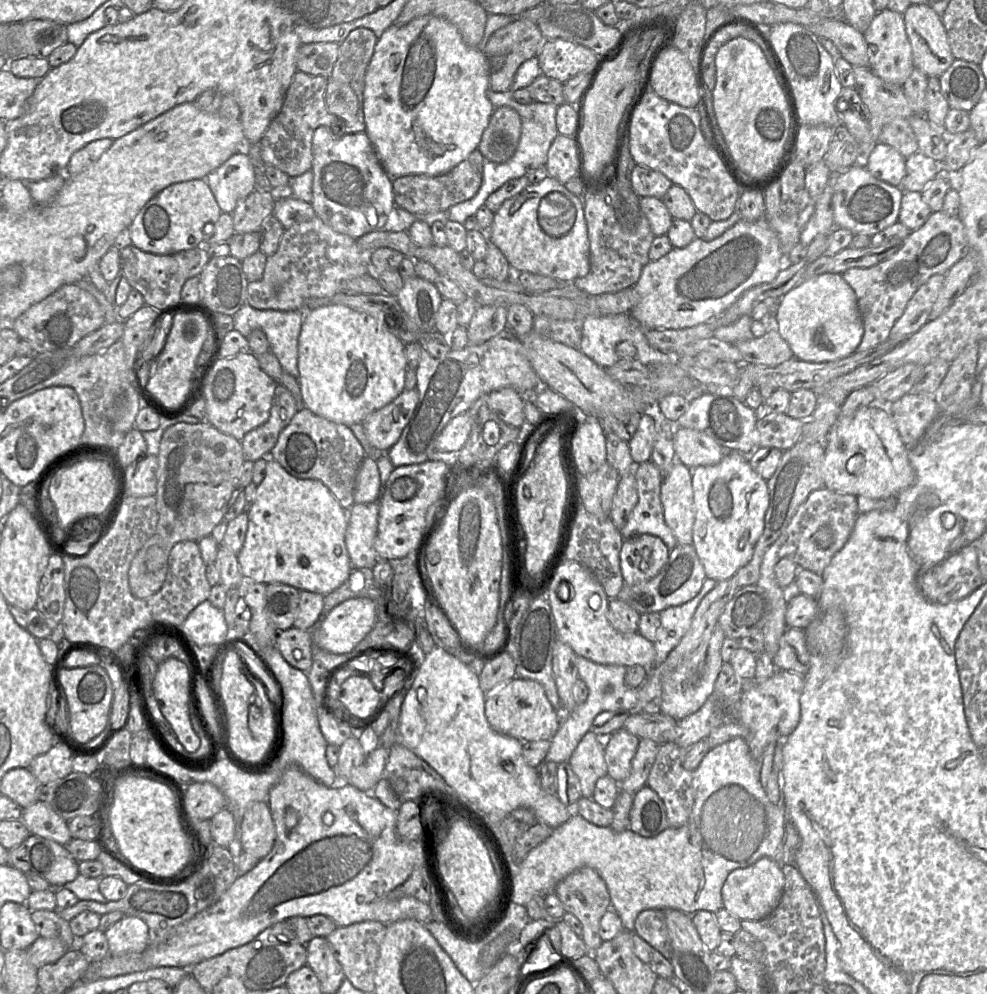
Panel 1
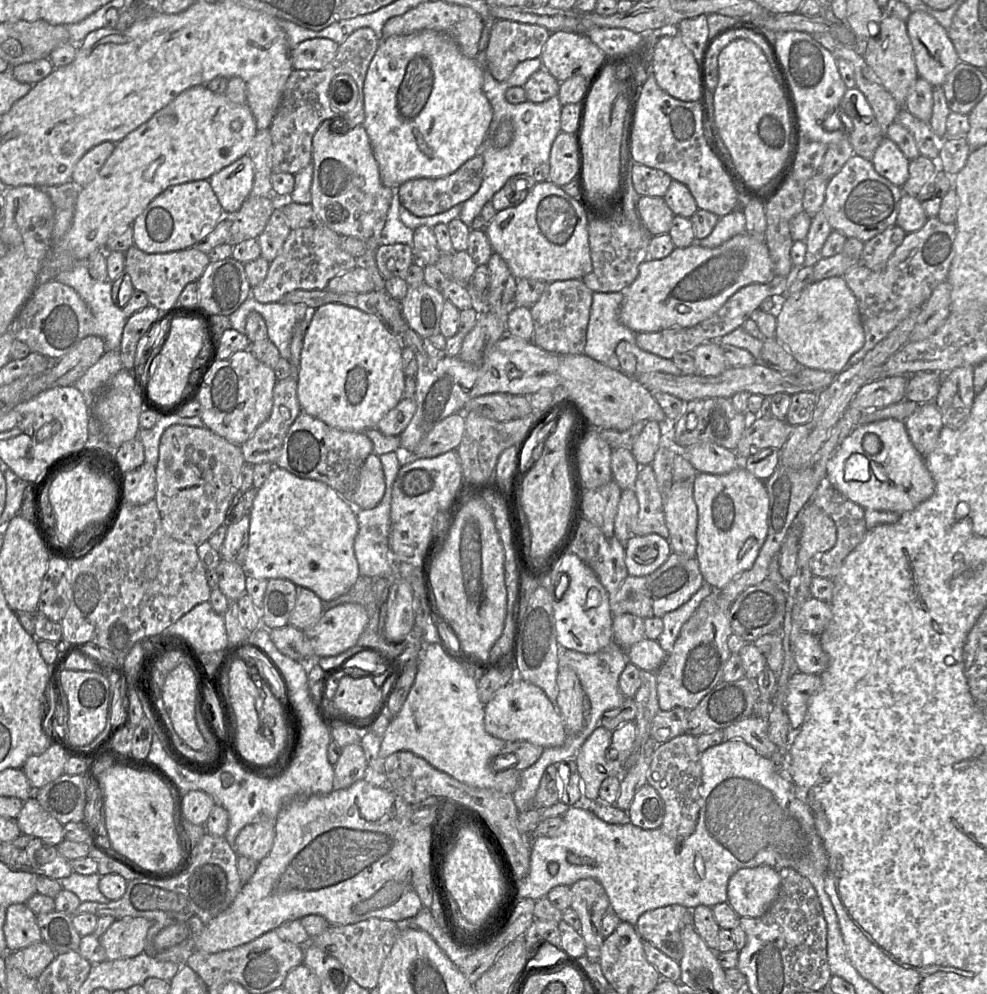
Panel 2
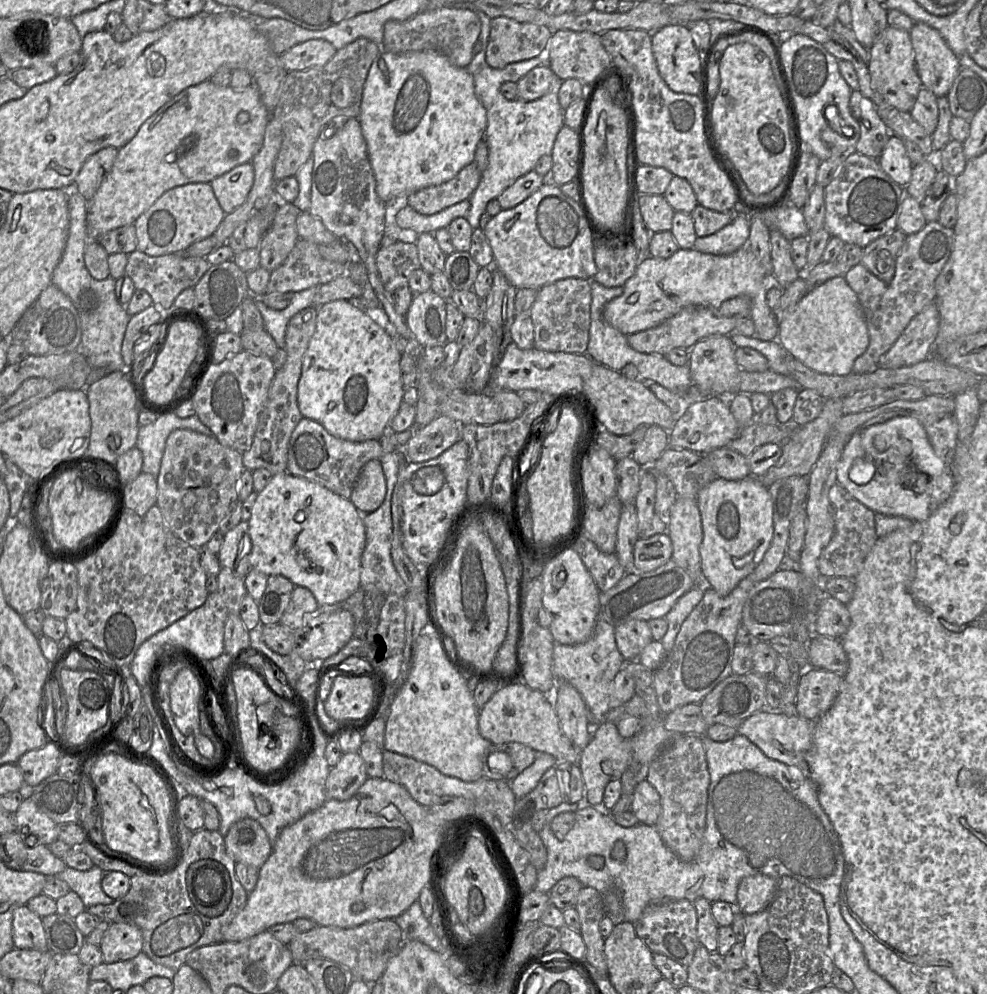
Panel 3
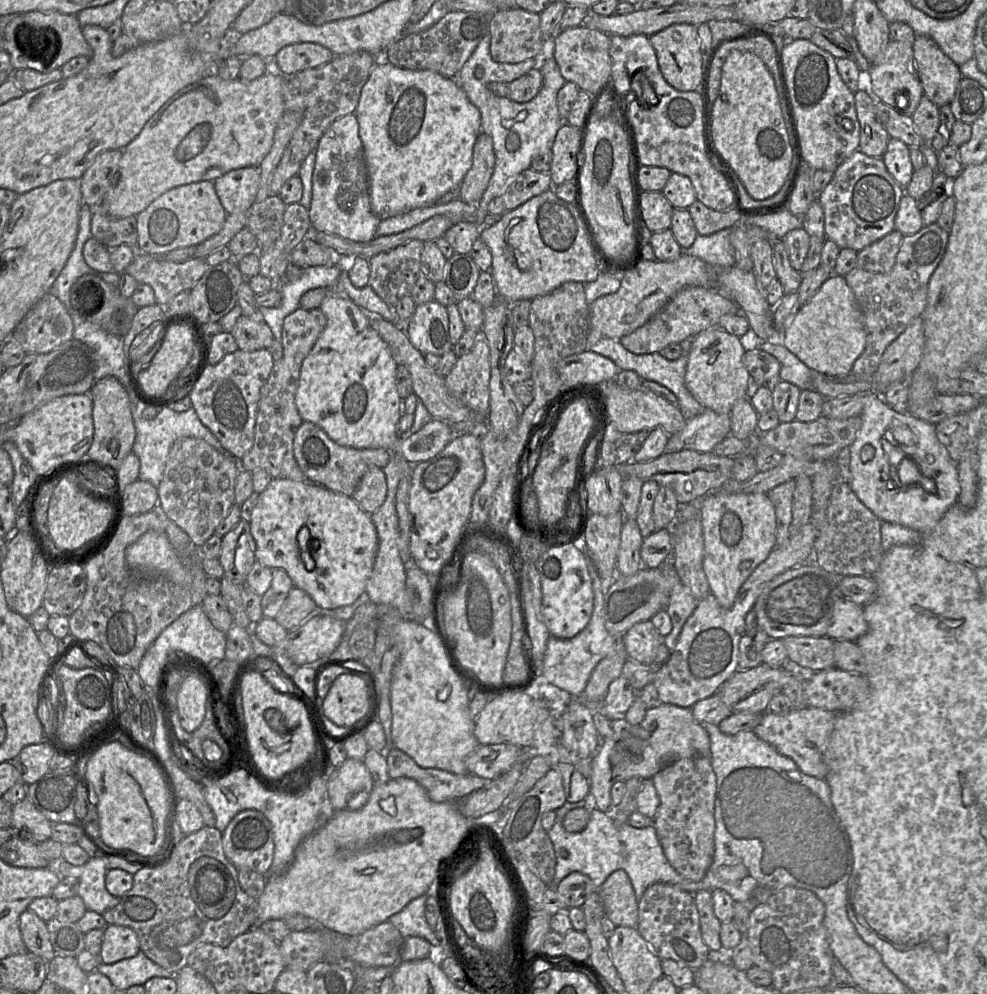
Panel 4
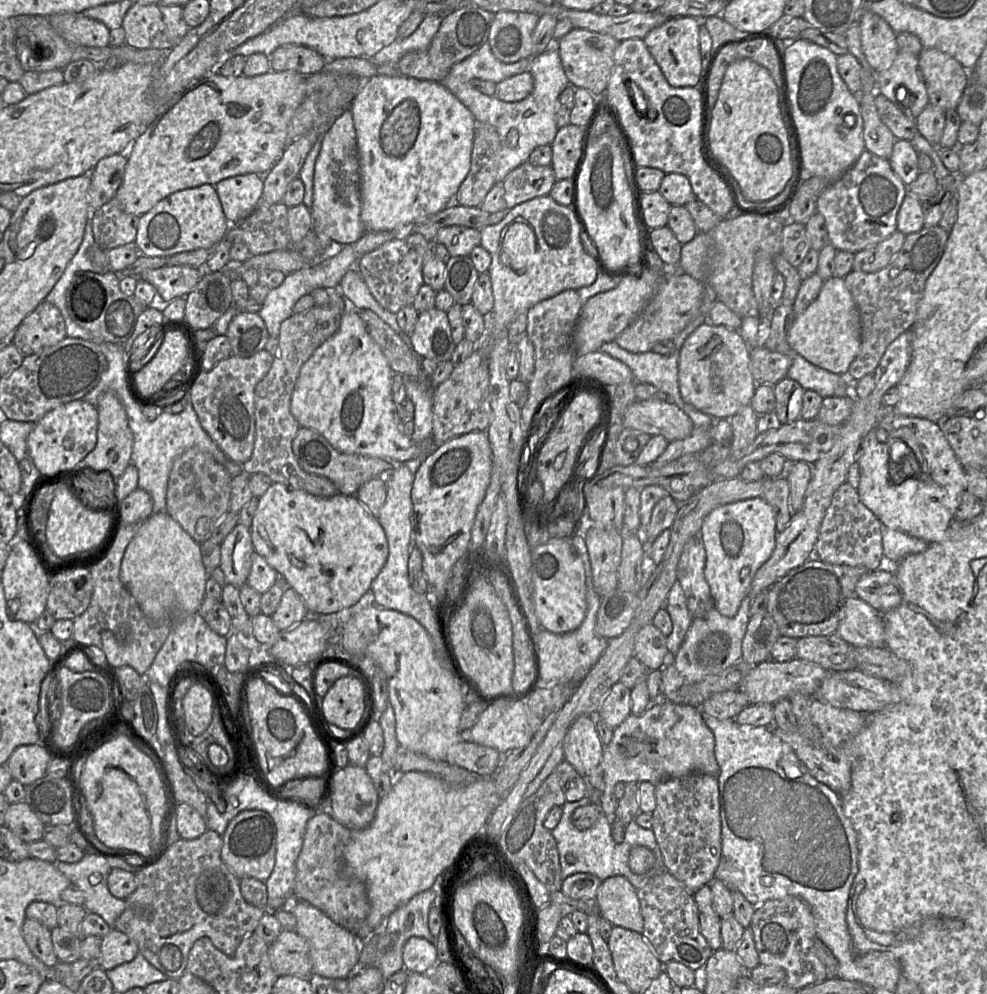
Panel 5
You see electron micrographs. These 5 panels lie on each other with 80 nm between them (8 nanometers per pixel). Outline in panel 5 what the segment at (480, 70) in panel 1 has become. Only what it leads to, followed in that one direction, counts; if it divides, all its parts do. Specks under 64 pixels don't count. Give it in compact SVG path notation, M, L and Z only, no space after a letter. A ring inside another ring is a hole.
M376 75L363 81L350 110L361 175L361 221L366 232L414 228L452 204L471 167L477 121L444 85L405 76Z

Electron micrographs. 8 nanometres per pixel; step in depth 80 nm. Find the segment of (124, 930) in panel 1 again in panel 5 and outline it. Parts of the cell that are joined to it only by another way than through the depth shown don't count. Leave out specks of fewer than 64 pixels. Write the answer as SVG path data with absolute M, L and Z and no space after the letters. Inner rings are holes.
M111 928L101 941L100 967L109 970L132 961L138 954L136 942L118 929Z

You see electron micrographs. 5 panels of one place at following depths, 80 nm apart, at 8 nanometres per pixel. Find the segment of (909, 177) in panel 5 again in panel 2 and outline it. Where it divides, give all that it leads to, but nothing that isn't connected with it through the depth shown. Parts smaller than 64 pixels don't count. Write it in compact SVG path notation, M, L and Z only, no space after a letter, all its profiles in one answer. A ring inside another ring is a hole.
M885 137L871 160L875 171L892 184L902 188L909 177L910 160L899 147Z

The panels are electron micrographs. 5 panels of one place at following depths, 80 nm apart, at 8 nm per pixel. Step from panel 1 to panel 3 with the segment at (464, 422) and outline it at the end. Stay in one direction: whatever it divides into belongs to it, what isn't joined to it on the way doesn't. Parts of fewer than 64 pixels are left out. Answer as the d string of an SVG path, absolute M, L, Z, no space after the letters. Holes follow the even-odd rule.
M439 415L414 434L402 448L405 463L425 462L438 457L461 439L461 425L452 418Z

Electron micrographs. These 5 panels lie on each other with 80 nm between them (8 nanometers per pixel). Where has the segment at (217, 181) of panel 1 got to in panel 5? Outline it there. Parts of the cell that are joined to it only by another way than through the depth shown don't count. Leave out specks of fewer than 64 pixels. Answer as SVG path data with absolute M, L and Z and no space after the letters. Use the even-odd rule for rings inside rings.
M256 173L236 175L215 185L224 214L231 224L247 218L261 203L264 176Z

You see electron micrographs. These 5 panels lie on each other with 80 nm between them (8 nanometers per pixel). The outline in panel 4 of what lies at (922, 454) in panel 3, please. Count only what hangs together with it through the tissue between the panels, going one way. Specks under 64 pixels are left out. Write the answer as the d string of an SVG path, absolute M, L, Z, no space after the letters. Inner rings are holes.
M868 392L864 394L864 407L859 416L862 420L862 426L858 431L855 440L849 446L850 461L848 467L848 483L850 484L853 492L856 494L858 499L881 521L902 525L916 530L921 534L930 530L940 521L948 510L959 504L958 499L960 495L960 483L956 463L949 456L945 446L938 440L935 425L916 418L908 412L894 410L879 394L875 392Z

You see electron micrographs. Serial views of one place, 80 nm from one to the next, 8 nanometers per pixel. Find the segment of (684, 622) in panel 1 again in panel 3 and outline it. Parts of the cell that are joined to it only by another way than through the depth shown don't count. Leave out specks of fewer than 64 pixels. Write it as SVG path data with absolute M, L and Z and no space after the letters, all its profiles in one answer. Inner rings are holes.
M694 586L677 600L670 612L664 617L668 623L668 629L661 643L667 654L672 651L682 624L701 602L707 589L707 587Z

